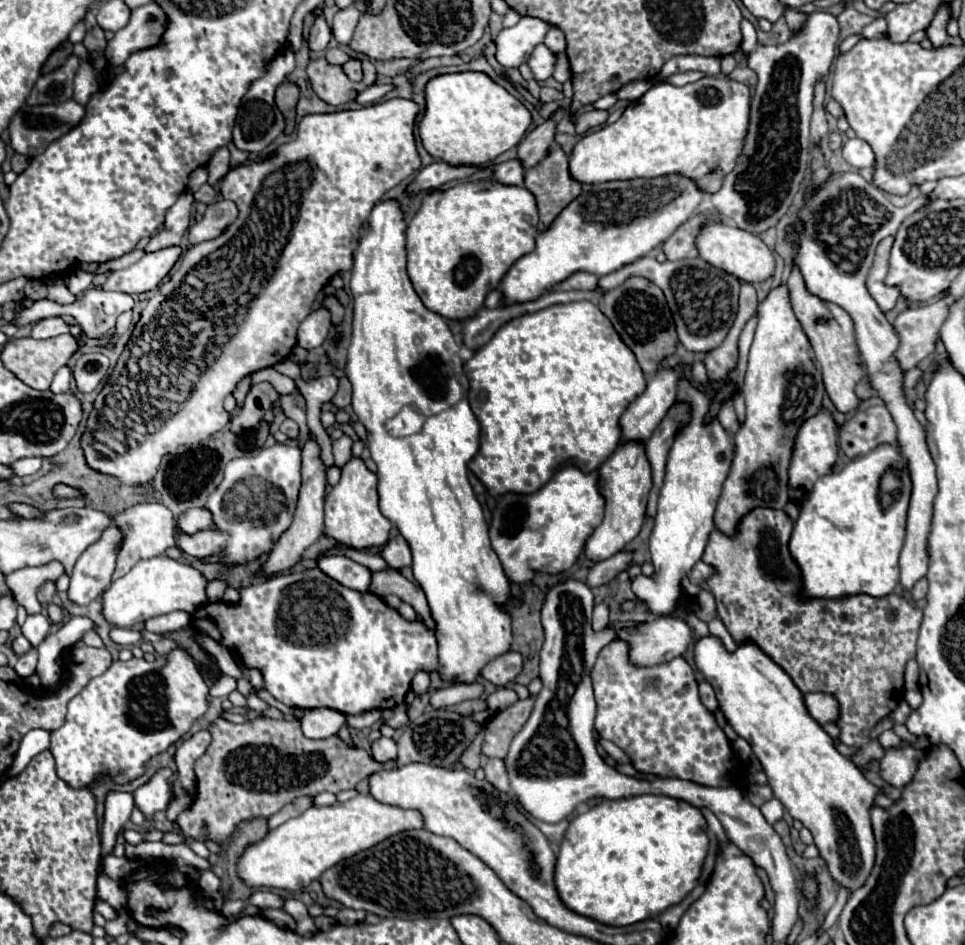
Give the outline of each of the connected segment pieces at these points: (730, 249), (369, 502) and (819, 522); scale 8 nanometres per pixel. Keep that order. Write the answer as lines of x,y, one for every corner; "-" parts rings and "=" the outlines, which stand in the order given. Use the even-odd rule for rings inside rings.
725,222
707,224
701,230
701,236
697,238
697,248
699,248
699,256
703,260
707,260
715,268
735,274
735,278
739,278
741,282
749,282
749,284
765,282
767,278
771,278
775,274
775,252
771,248
767,248
767,244
759,236
755,236
747,230
741,230
737,226
731,226
=
353,457
341,472
341,480
325,498
325,534
339,540
343,546
365,550
369,546
383,546
389,540
391,522
379,510
377,476
365,466
361,458
=
883,444
875,450
857,456
839,472
831,472
815,482
809,500
801,506
801,514
793,526
789,552
801,568
801,596
837,600
857,594
883,598
899,584
899,554
905,542
907,504
911,480
905,460
897,446

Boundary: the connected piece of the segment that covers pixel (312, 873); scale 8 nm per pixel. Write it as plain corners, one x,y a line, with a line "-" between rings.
359,794
347,802
335,802
325,808
313,806
301,816
287,820
269,832
259,844
249,846
239,860
237,870
249,886
299,890
299,882
307,886
317,880
323,870
335,866
337,862
351,858
361,850
373,848
399,832
421,828
425,828
425,820
419,810
387,806
371,798
371,794

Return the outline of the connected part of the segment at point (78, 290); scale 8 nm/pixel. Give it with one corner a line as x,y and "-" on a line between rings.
75,270
75,272
69,276
69,284
67,284
67,288
69,288
73,294
83,294
83,292
91,286
93,278
95,278
95,274
91,274
91,272

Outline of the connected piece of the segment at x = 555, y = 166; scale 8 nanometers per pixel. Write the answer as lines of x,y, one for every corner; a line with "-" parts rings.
553,146
539,166
525,172
527,190
535,196
539,208
539,232
545,232
561,210
581,192
581,184
569,174
567,160
565,152
559,146

